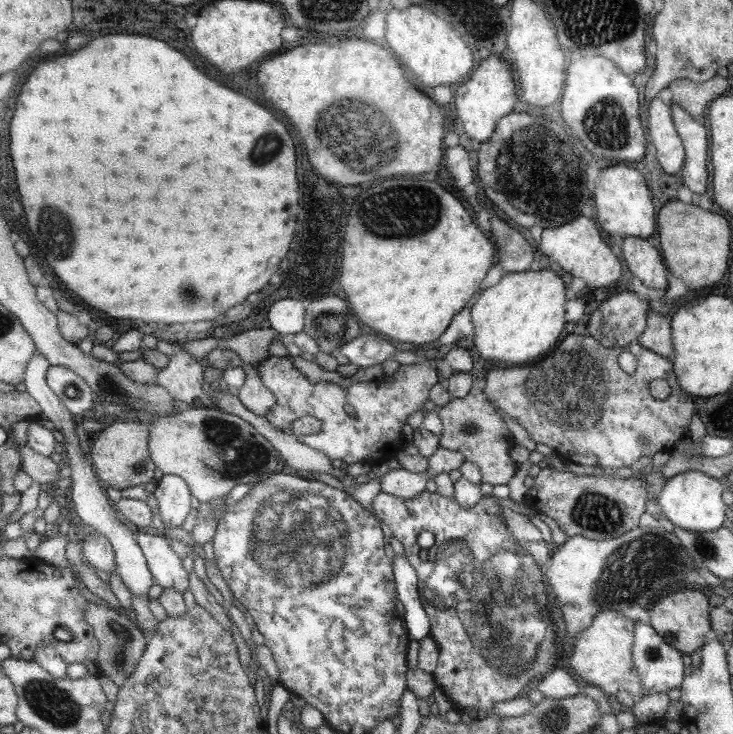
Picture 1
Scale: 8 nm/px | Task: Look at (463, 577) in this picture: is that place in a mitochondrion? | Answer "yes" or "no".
yes

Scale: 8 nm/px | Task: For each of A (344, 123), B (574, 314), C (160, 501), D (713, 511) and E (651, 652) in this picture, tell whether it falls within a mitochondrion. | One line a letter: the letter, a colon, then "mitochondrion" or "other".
A: mitochondrion
B: other
C: other
D: other
E: mitochondrion

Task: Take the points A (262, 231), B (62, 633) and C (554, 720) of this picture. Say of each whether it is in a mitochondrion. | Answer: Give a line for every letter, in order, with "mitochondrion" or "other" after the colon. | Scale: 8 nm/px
A: other
B: mitochondrion
C: mitochondrion

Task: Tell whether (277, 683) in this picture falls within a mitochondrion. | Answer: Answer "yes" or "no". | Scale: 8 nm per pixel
no

